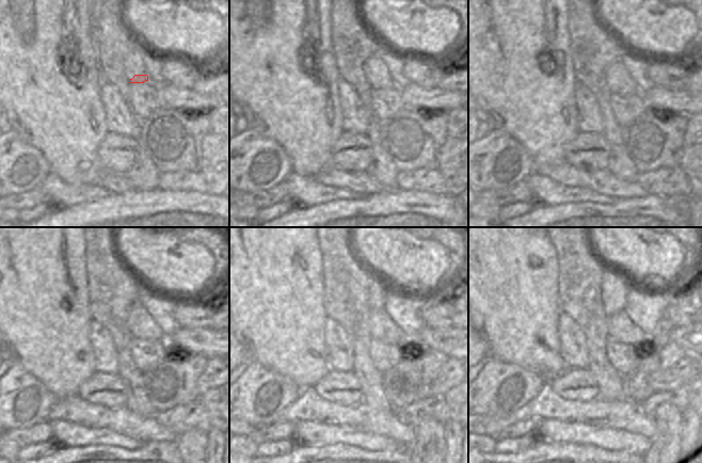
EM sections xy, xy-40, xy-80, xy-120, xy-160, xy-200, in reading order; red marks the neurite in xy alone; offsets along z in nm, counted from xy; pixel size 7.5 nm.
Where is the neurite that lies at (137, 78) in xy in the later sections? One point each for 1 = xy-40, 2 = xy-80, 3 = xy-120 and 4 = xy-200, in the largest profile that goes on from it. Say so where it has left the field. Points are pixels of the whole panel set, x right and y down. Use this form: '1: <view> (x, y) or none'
1: xy-40 (384, 81)
2: xy-80 (623, 84)
3: xy-120 (142, 325)
4: xy-200 (620, 328)

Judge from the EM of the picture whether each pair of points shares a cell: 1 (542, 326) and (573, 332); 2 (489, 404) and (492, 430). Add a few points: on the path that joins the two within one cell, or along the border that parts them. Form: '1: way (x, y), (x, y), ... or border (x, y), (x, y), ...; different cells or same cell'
1: border (560, 312), (558, 317), (559, 353); different cells
2: border (514, 411), (507, 415), (479, 415); different cells

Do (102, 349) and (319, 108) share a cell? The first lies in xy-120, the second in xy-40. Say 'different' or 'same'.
different

